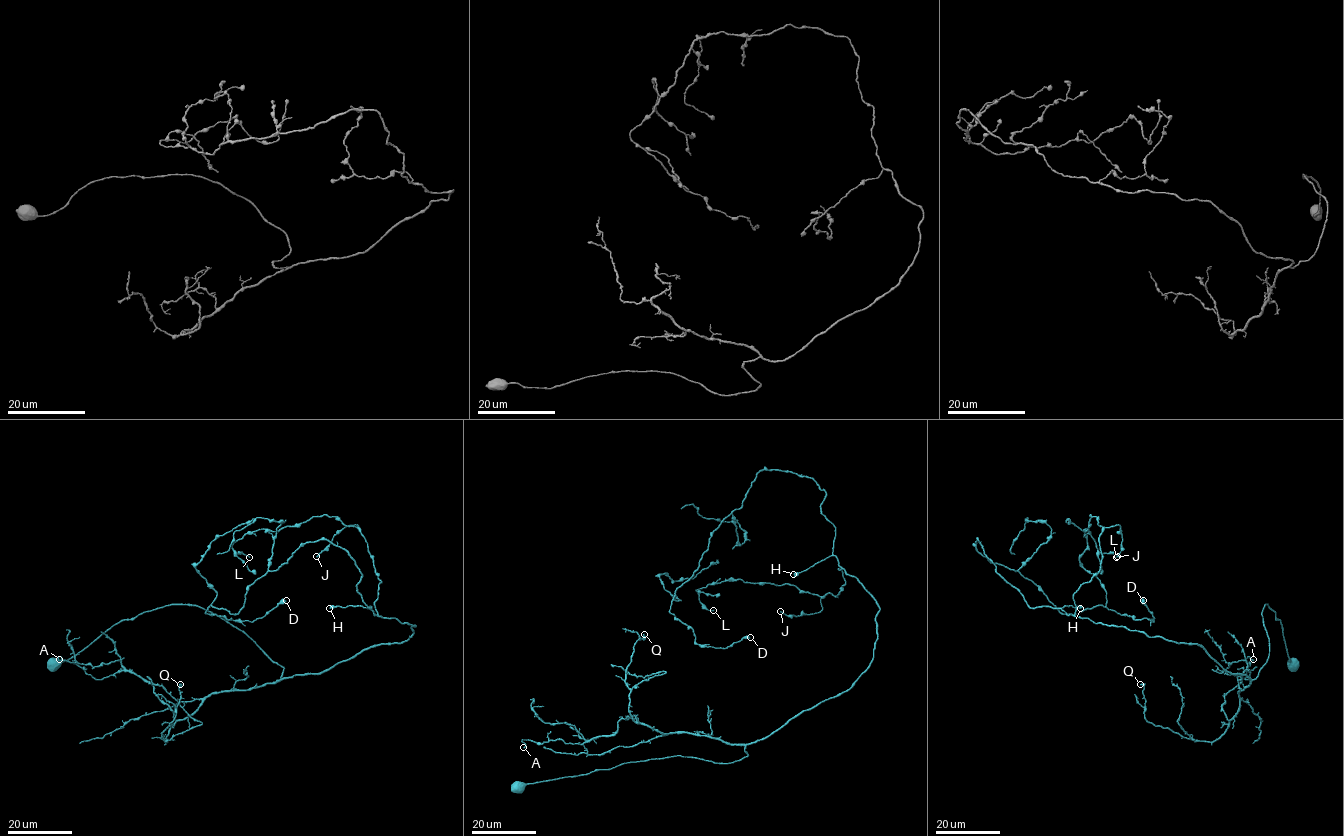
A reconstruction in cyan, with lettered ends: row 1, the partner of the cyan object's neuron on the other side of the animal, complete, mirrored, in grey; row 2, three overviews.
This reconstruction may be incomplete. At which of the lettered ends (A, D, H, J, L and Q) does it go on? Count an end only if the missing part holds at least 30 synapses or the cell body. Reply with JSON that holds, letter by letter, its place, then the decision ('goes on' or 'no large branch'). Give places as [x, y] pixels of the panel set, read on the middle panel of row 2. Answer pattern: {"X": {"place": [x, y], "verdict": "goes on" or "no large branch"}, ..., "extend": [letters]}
{"A": {"place": [523, 747], "verdict": "no large branch"}, "D": {"place": [750, 637], "verdict": "no large branch"}, "H": {"place": [793, 574], "verdict": "no large branch"}, "J": {"place": [780, 611], "verdict": "no large branch"}, "L": {"place": [713, 610], "verdict": "no large branch"}, "Q": {"place": [644, 634], "verdict": "no large branch"}, "extend": []}

